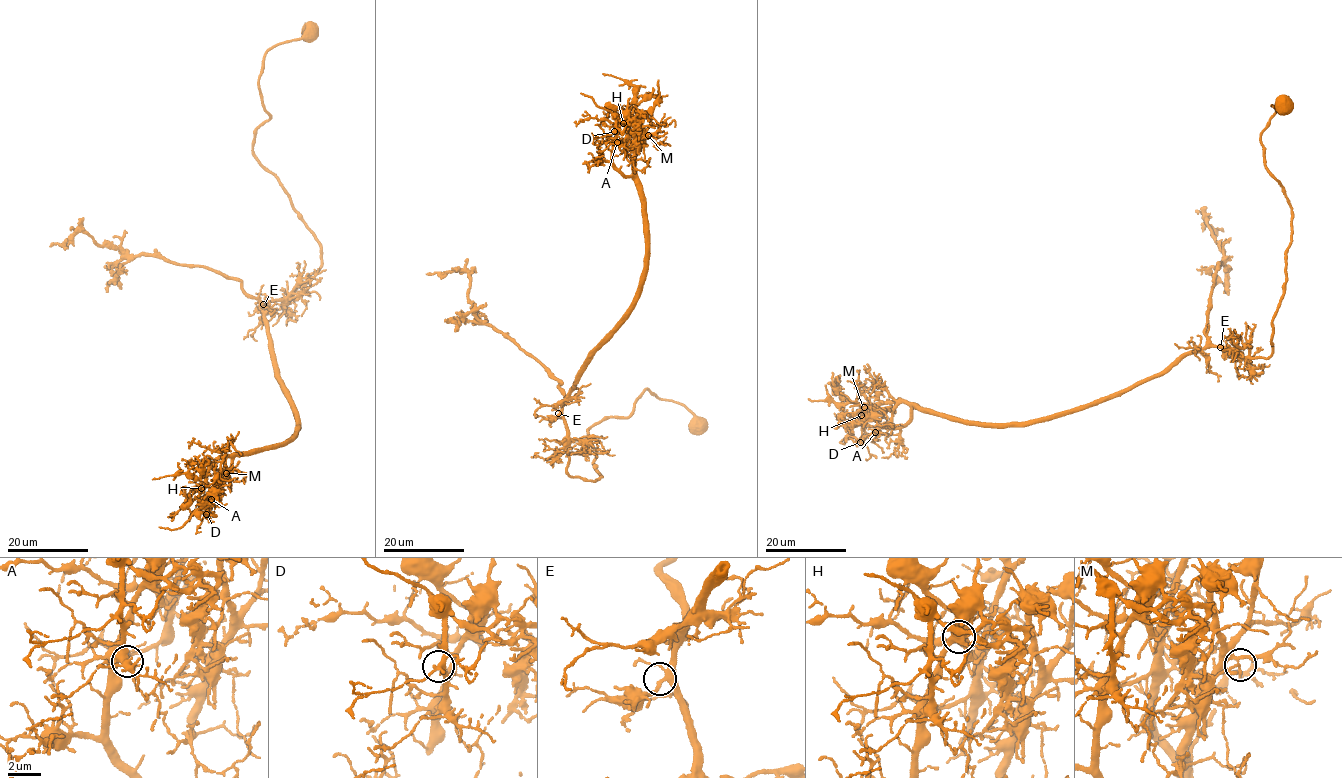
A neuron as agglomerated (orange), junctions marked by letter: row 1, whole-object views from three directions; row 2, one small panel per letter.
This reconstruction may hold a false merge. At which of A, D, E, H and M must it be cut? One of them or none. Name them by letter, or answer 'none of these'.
M

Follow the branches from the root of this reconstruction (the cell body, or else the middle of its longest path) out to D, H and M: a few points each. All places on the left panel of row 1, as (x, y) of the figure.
D: (310, 32), (265, 54), (253, 149), (321, 248), (296, 297), (260, 306), (294, 433), (234, 457), (206, 514)
H: (310, 32), (265, 54), (253, 149), (321, 248), (296, 297), (260, 306), (294, 433), (217, 459), (201, 488)
M: (310, 32), (265, 54), (253, 149), (321, 248), (296, 297), (260, 306), (296, 425), (226, 473)

